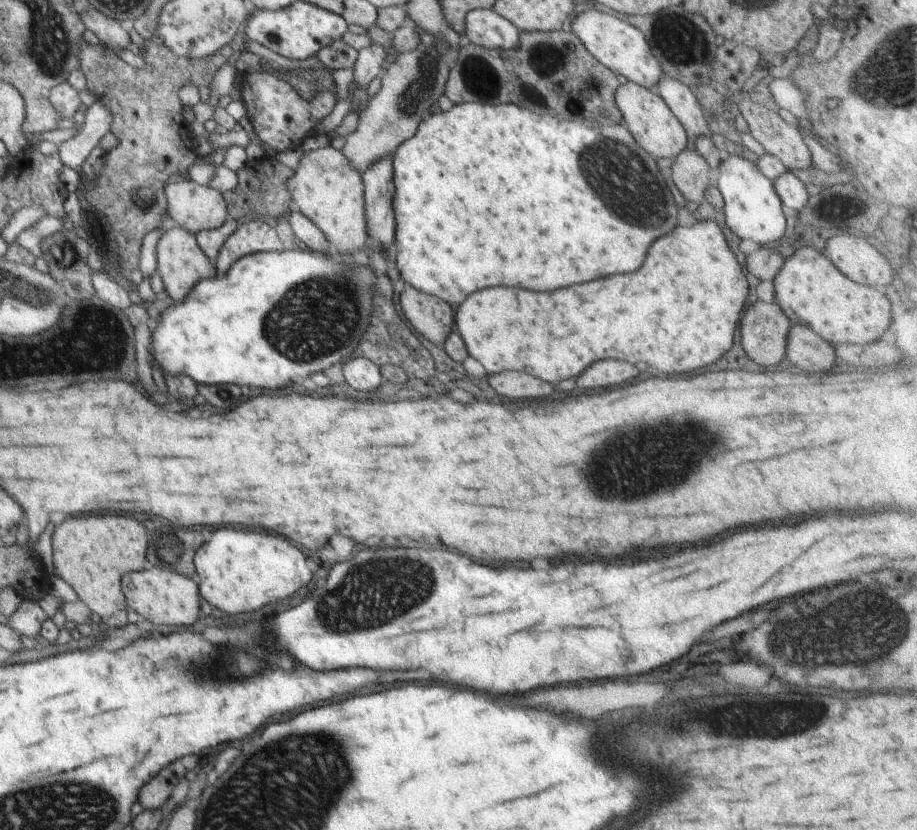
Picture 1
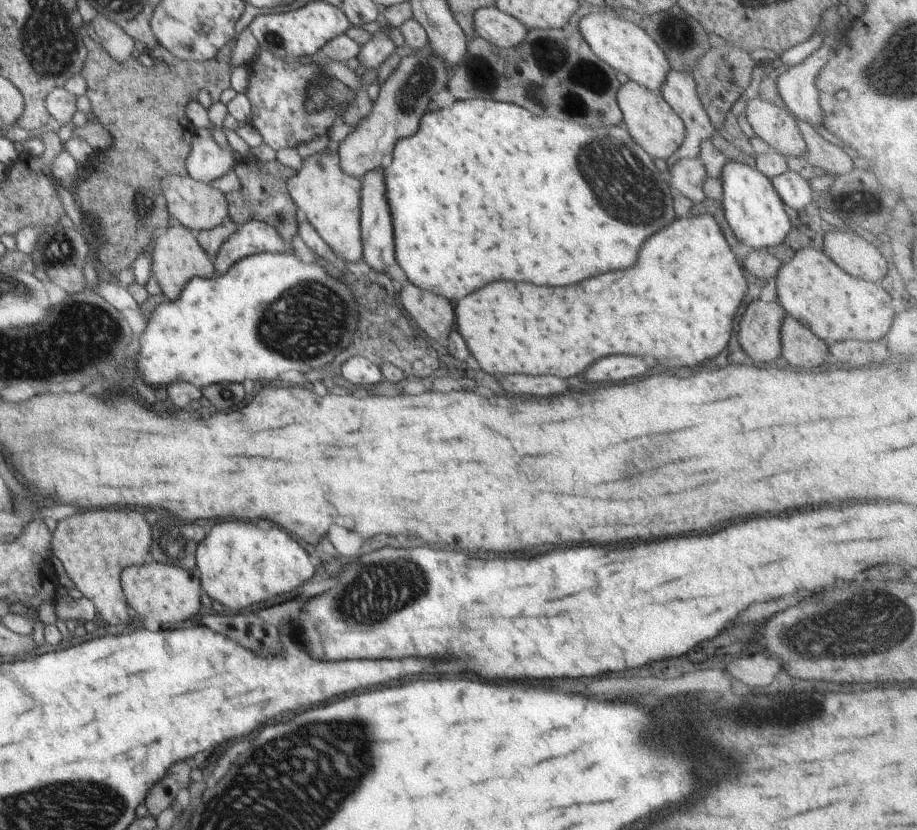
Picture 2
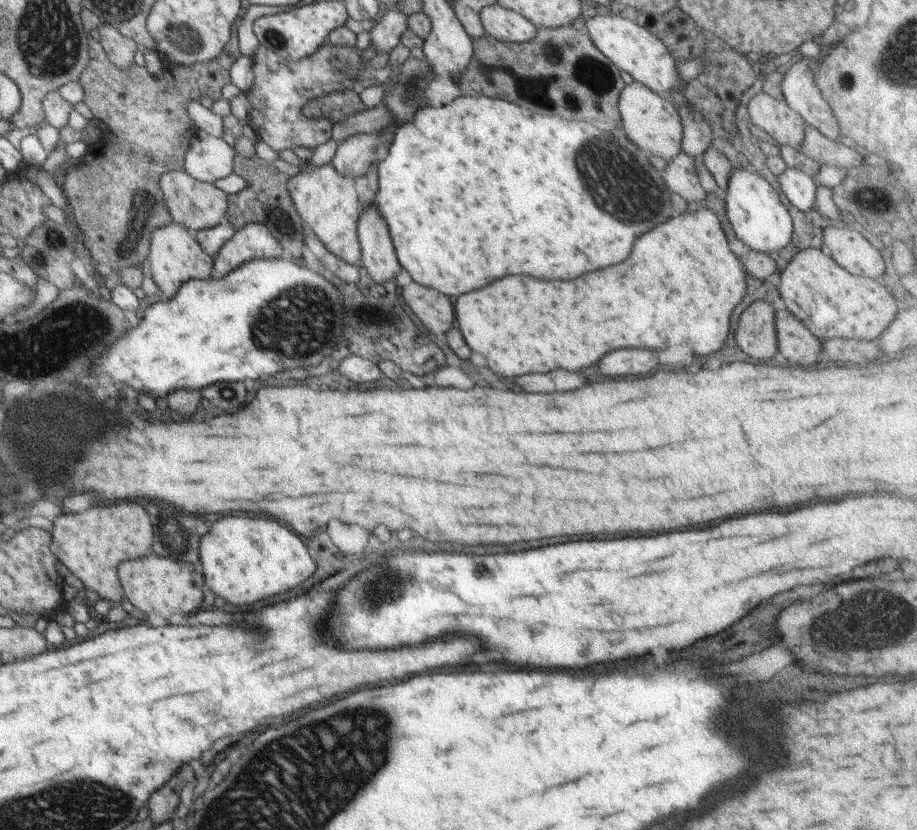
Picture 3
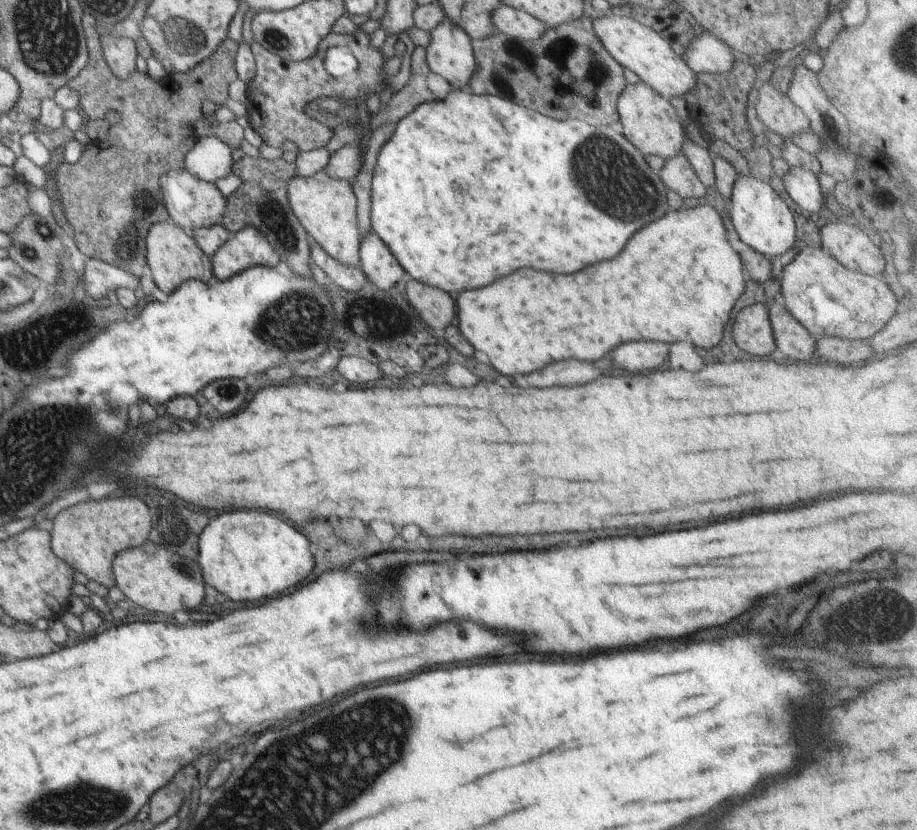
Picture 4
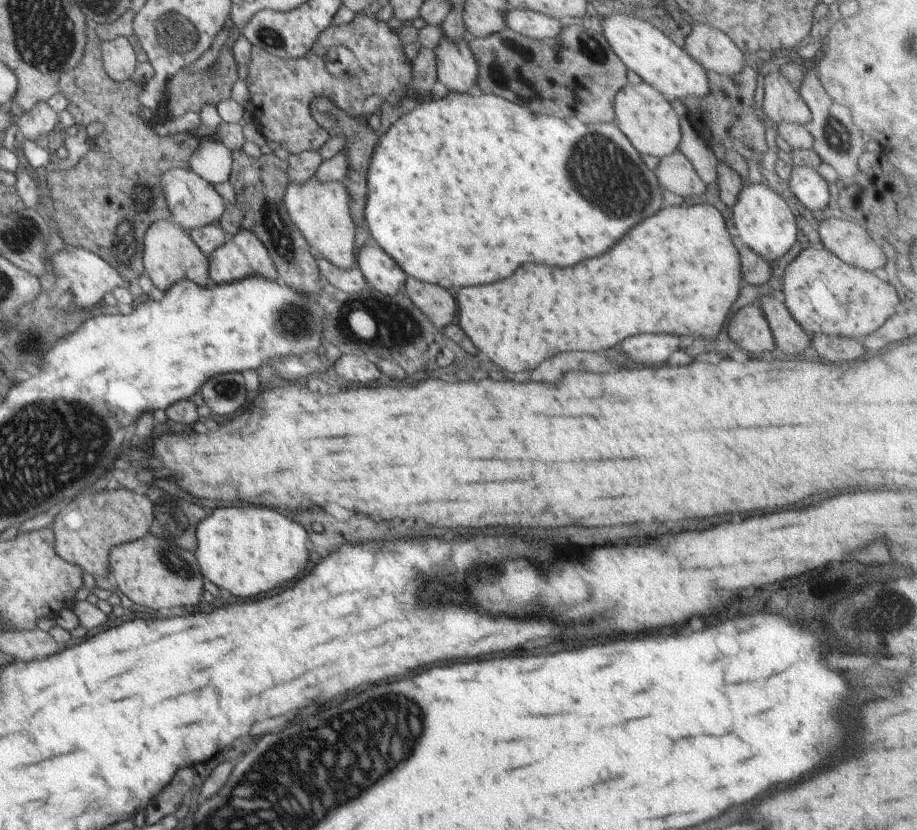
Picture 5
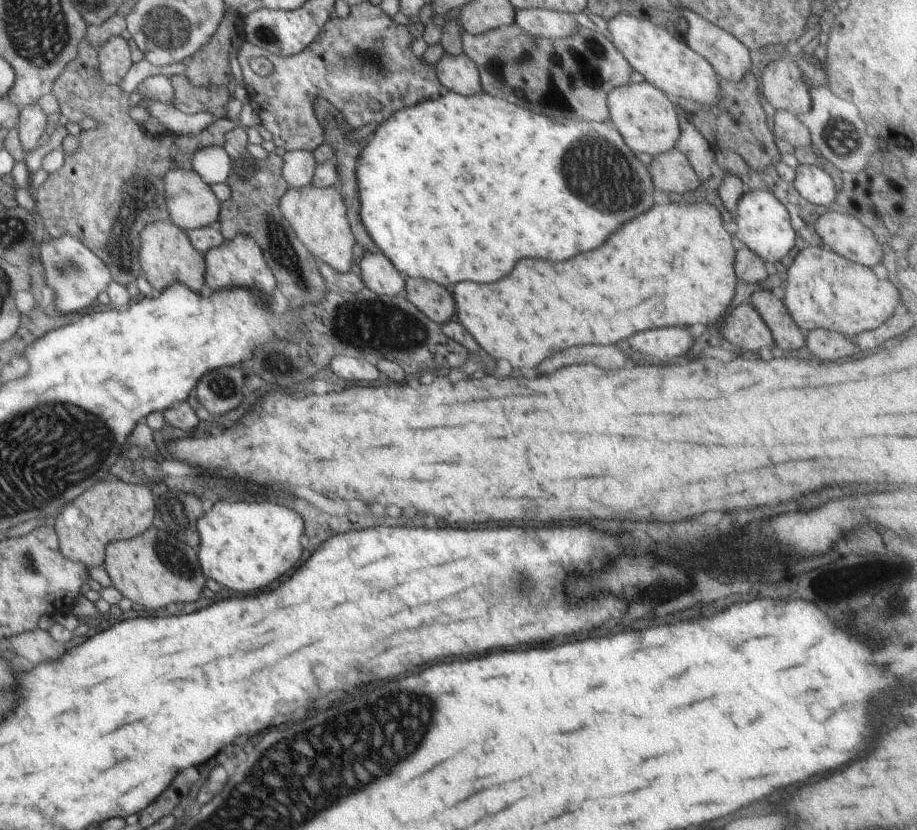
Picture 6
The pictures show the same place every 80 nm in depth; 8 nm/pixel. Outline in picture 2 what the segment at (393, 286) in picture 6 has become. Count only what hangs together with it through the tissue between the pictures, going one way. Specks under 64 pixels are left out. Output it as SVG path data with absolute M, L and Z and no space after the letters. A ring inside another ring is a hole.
M383 167L362 178L361 191L361 214L360 214L360 236L362 238L363 257L362 259L374 270L382 275L387 269L396 263L395 239L392 226L392 217L388 210L388 200L386 200L386 184L384 184Z

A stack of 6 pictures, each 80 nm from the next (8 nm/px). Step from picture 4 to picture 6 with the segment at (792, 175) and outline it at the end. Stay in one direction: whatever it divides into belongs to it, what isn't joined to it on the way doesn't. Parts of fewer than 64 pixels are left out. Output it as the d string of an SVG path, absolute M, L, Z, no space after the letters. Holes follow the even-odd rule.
M819 164L798 165L792 184L798 190L801 200L816 206L830 206L836 198L834 181Z

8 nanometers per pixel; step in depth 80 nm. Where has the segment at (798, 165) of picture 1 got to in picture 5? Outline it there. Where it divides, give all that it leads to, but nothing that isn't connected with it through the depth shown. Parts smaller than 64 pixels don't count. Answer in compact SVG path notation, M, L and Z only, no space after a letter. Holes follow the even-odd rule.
M772 72L764 78L764 112L774 123L794 122L806 125L811 120L809 110L782 72Z

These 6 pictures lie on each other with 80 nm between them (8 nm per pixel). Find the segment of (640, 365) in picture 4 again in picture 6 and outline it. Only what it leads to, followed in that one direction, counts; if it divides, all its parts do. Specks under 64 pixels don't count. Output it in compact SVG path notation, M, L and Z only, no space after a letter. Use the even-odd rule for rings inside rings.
M662 328L634 334L628 344L632 350L638 348L658 362L670 362L672 358L684 354L692 346L692 340L694 338L686 328Z

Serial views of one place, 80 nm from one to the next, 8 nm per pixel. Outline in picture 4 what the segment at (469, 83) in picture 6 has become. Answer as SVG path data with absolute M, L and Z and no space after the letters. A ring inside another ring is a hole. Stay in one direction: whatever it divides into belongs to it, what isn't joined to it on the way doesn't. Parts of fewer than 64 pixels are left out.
M445 14L425 48L433 77L448 81L458 91L469 84L477 66L471 40L461 25L456 26Z

